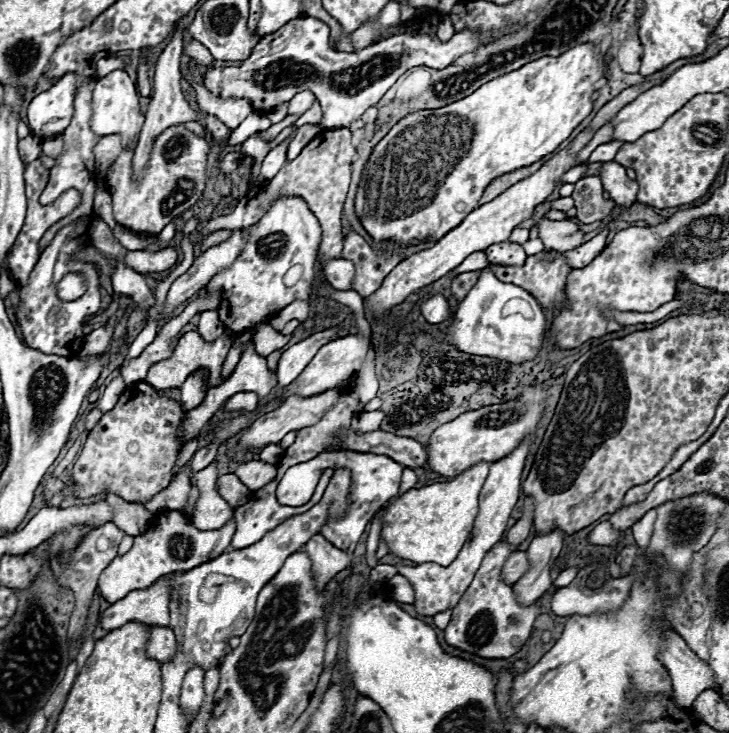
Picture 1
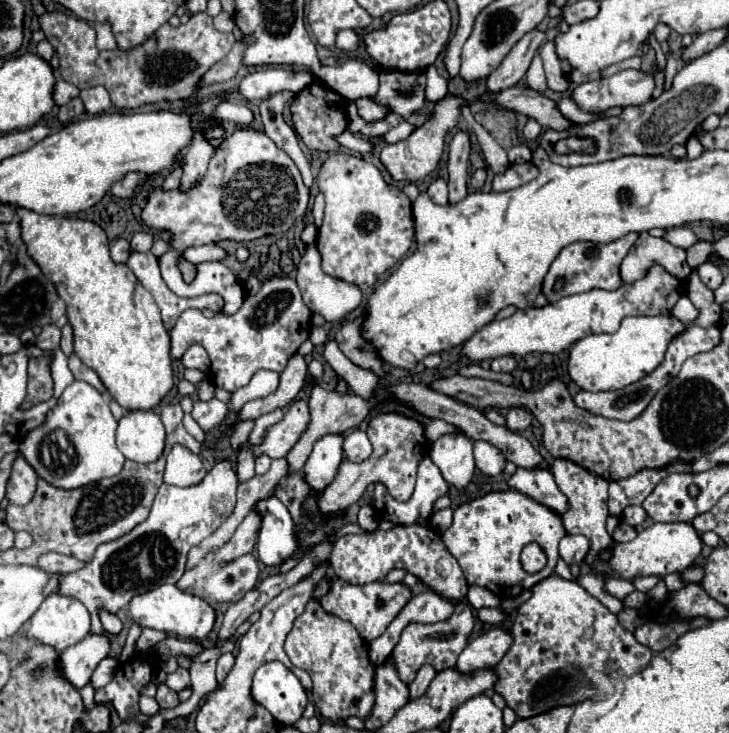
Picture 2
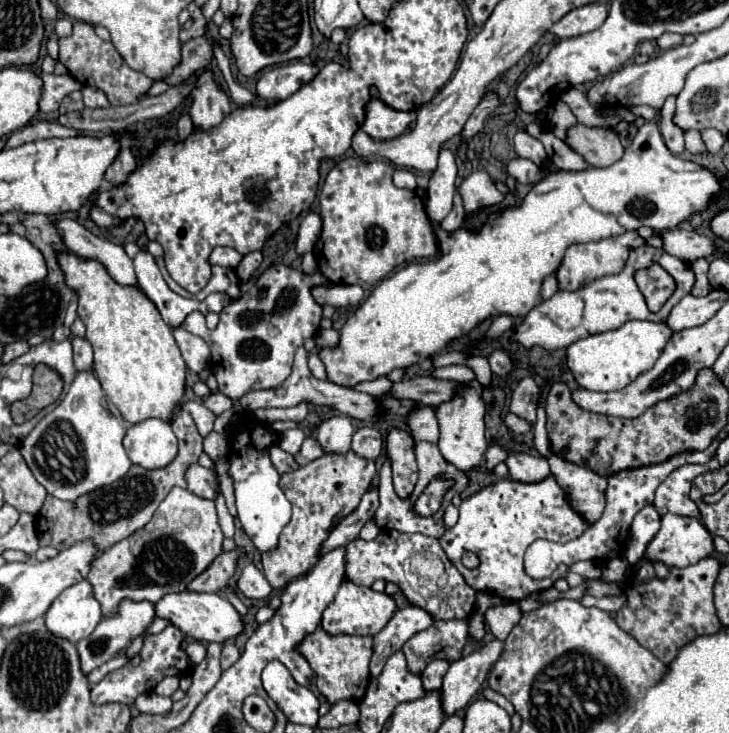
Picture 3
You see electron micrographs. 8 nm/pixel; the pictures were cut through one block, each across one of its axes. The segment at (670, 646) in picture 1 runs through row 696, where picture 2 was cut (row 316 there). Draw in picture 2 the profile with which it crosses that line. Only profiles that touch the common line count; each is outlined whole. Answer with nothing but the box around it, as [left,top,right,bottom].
[672,296,698,326]

